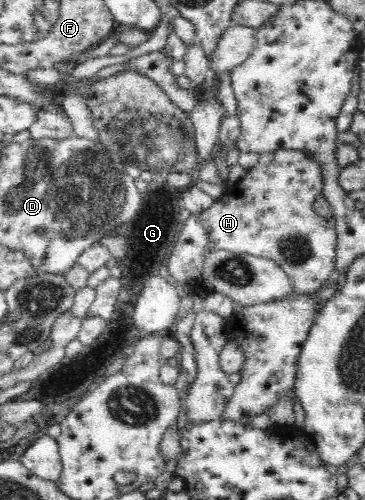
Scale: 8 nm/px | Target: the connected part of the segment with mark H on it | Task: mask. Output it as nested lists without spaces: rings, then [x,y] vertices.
[[[278,149],[270,151],[265,154],[260,154],[258,163],[255,167],[248,170],[246,175],[234,184],[232,190],[227,190],[225,194],[219,199],[215,200],[214,205],[210,209],[206,209],[203,213],[198,215],[202,229],[208,234],[209,247],[211,251],[226,251],[237,254],[248,254],[258,256],[259,258],[270,259],[274,261],[291,279],[293,282],[293,291],[290,295],[297,296],[304,292],[318,290],[336,271],[336,249],[337,249],[337,230],[336,227],[323,217],[319,217],[314,210],[314,201],[316,197],[321,195],[321,181],[322,176],[320,173],[319,165],[309,156],[302,151]]]

